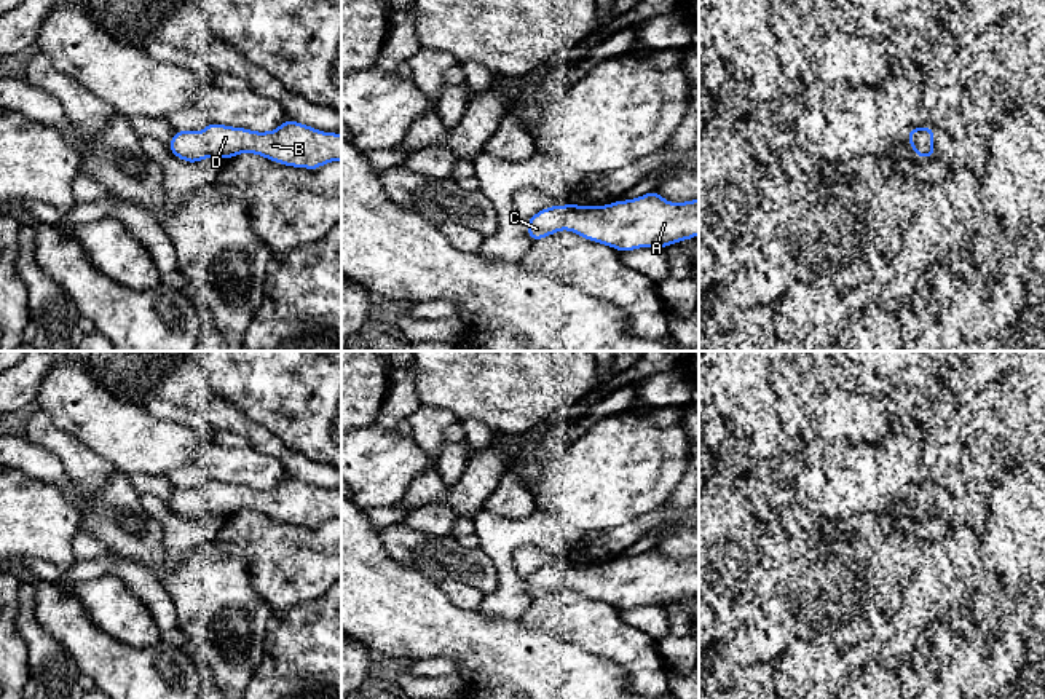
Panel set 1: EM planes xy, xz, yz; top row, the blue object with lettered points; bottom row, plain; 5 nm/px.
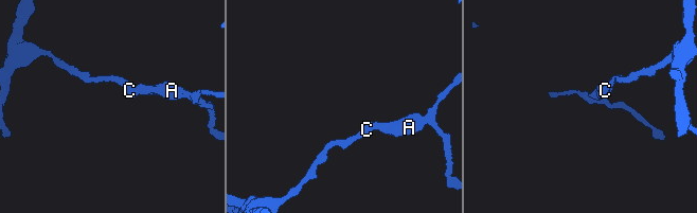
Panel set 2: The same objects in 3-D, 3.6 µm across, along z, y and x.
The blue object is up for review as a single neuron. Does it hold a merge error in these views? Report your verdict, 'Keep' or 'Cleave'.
Keep

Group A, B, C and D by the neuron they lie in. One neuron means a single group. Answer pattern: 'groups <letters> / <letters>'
groups A B C D

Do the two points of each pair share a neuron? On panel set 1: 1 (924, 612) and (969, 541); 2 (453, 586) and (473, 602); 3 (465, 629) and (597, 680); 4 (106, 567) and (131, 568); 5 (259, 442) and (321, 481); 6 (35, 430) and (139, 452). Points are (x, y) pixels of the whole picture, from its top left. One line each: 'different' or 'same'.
1: same
2: same
3: same
4: same
5: same
6: different

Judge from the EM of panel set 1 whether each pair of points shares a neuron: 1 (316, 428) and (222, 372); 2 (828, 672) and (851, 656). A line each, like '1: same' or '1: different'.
1: same
2: different

